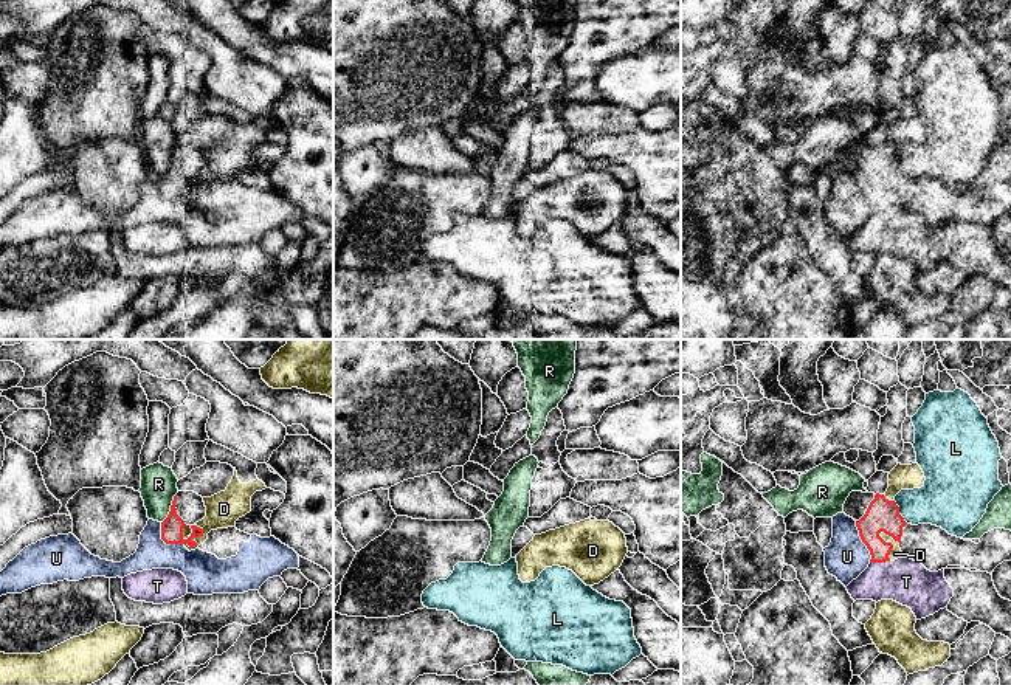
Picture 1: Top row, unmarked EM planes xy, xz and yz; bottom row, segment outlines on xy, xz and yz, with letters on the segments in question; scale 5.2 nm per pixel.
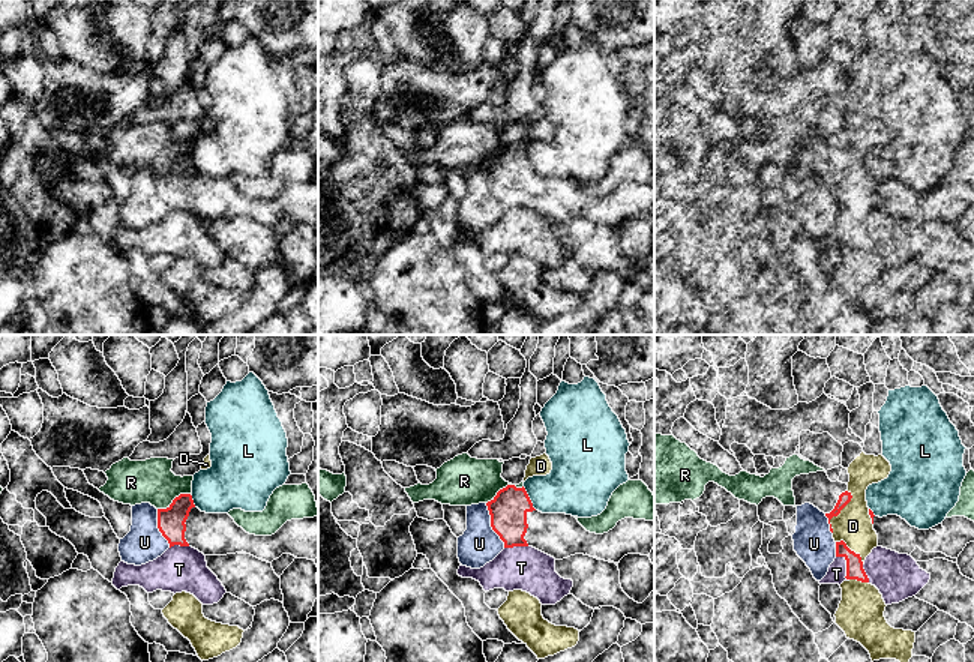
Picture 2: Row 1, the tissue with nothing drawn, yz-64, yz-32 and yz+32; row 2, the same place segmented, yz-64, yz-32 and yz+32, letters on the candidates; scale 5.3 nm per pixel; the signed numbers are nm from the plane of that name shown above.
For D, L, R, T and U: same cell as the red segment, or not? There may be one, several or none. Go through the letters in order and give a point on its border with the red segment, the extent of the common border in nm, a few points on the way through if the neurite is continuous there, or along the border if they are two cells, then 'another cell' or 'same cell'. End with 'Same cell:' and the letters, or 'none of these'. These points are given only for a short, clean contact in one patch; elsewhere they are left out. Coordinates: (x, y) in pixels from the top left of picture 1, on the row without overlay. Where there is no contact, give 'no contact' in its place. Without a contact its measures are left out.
D: meets red in xy at (194, 194); contact 130 nm long; another cell
L: meets red in yz at (898, 165); contact 150 nm long; another cell
R: meets red in xy at (171, 161); contact 180 nm long; another cell
T: meets red in yz at (879, 214); contact 110 nm long; another cell
U: meets red in yz at (862, 194); contact 240 nm long; another cell
Same cell: none of these

